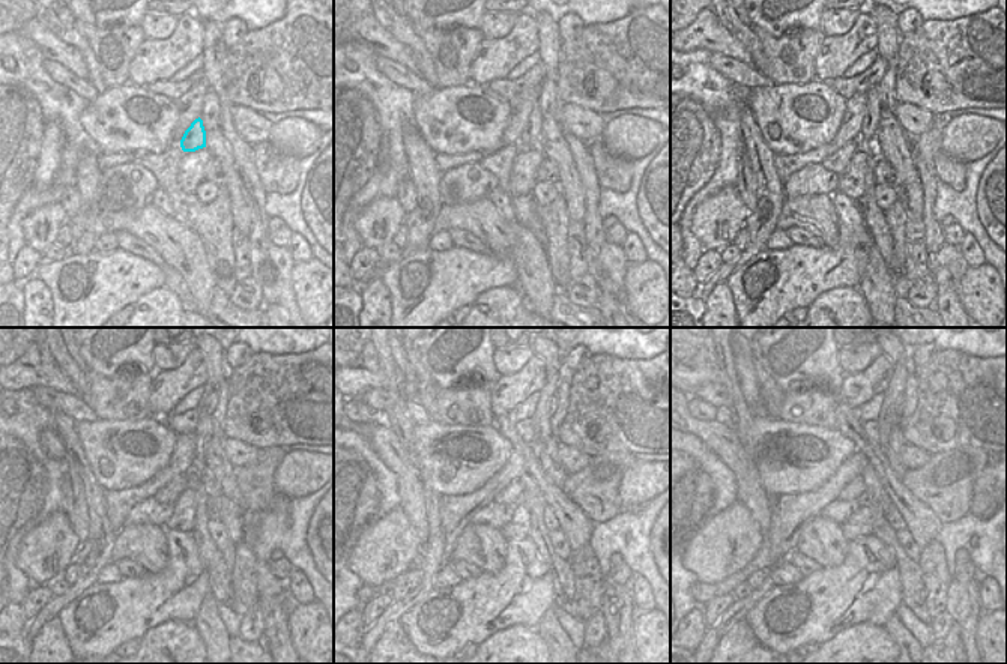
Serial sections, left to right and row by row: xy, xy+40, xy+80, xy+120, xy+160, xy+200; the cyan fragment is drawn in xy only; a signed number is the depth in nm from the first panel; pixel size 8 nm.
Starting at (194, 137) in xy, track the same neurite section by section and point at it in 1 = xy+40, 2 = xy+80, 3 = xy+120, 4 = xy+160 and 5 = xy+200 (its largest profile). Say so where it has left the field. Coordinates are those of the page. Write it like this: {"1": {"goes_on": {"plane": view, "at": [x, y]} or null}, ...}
{"1": {"goes_on": {"plane": "xy+40", "at": [531, 135]}}, "2": {"goes_on": {"plane": "xy+80", "at": [869, 128]}}, "3": {"goes_on": {"plane": "xy+120", "at": [203, 431]}}, "4": {"goes_on": {"plane": "xy+160", "at": [546, 424]}}, "5": {"goes_on": {"plane": "xy+200", "at": [887, 418]}}}

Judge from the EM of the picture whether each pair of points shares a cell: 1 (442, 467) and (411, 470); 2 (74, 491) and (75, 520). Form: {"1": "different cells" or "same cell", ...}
{"1": "different cells", "2": "same cell"}

